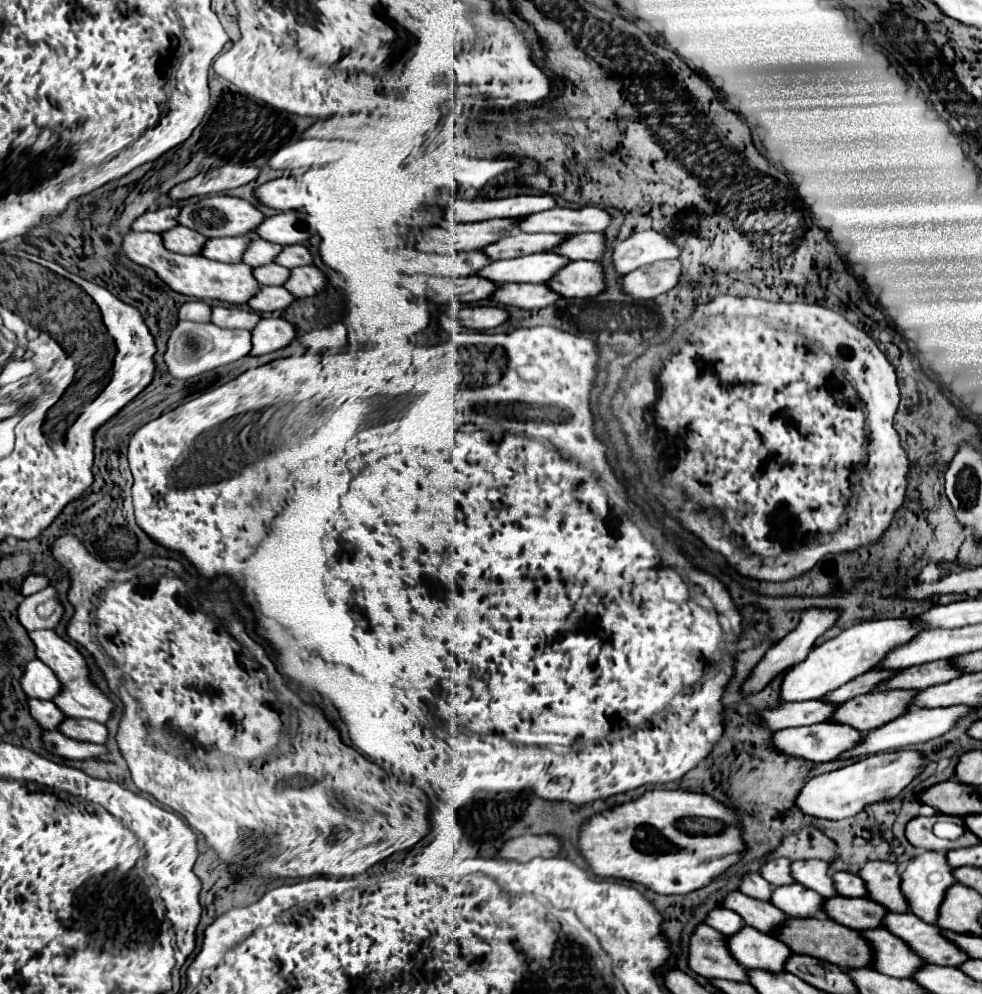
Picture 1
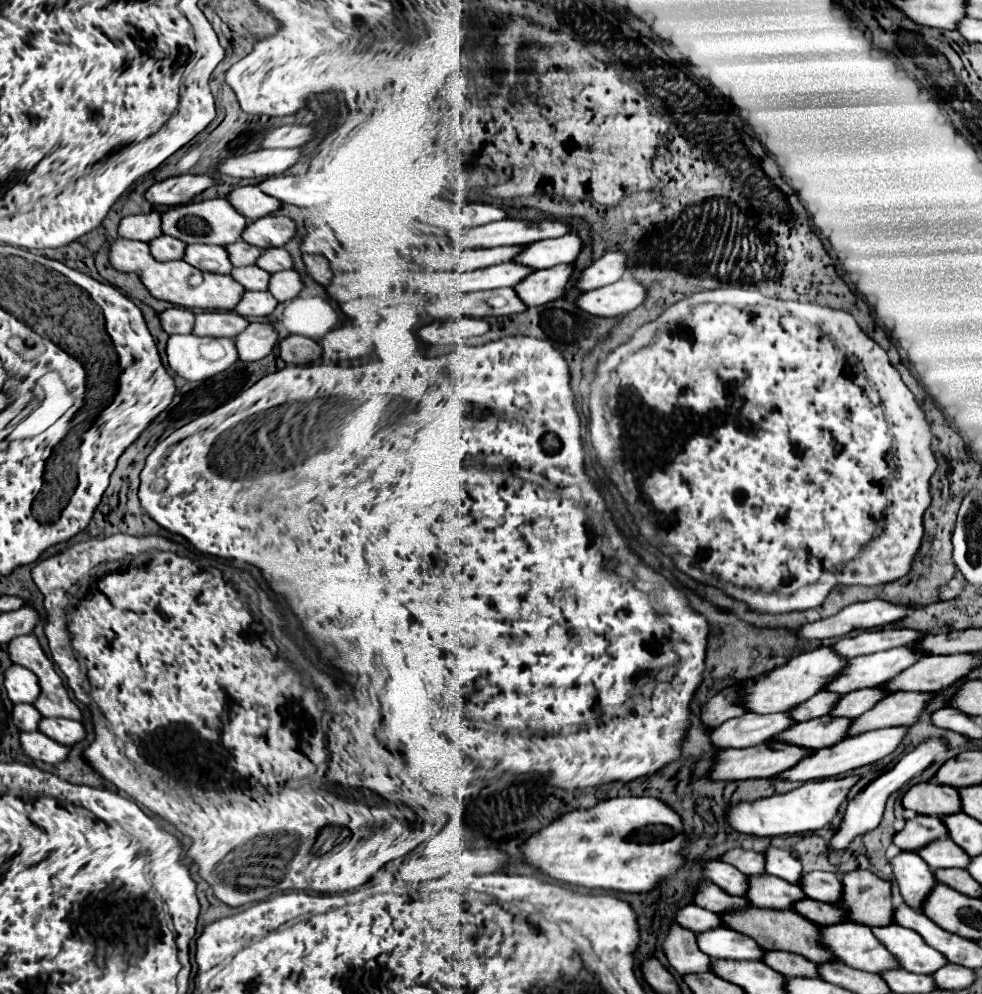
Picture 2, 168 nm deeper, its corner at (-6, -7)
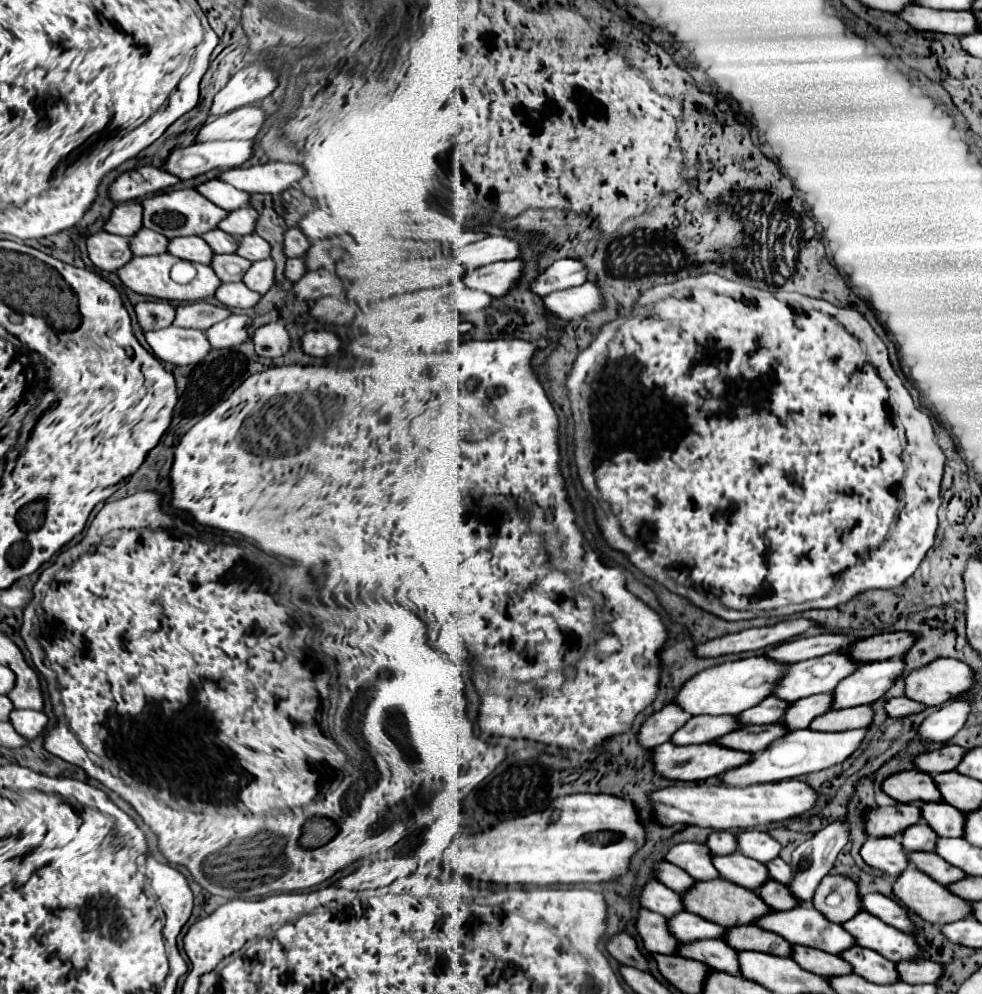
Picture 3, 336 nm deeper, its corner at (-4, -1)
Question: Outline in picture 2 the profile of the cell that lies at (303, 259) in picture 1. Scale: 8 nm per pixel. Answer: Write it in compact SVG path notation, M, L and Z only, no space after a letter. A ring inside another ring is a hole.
M268 248L268 250L264 250L262 258L258 258L258 266L272 274L272 272L292 268L292 258L284 248Z

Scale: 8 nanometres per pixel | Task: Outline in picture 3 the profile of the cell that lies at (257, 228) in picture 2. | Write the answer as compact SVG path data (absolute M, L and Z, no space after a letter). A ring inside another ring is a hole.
M246 206L244 210L234 210L228 214L228 218L224 218L224 222L220 222L220 230L234 234L234 236L248 236L254 234L258 224L258 212L250 206Z

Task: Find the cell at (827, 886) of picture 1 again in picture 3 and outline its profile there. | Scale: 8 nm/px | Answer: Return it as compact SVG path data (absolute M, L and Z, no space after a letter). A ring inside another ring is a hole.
M746 830L746 832L740 832L736 836L738 840L738 850L748 856L748 858L754 858L762 864L768 864L772 862L774 858L778 858L780 854L780 842L776 842L772 836L768 836L766 832L758 832L758 830Z

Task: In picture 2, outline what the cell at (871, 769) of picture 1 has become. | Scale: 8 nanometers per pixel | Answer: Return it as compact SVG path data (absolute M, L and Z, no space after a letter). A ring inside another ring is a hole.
M856 776L840 778L840 780L822 780L822 782L804 782L802 786L774 794L768 798L758 798L754 802L734 802L726 810L726 820L732 830L744 832L760 832L752 836L786 836L786 834L808 834L820 828L806 828L806 826L828 826L832 818L838 814L840 804L844 802L848 790L858 782Z

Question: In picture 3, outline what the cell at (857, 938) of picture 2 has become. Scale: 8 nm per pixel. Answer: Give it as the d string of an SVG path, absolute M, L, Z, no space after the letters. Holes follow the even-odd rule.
M798 906L796 910L788 910L788 912L776 912L776 914L770 914L766 920L762 918L758 922L760 928L766 928L770 932L776 932L780 934L782 938L786 938L788 942L792 944L800 944L800 946L810 946L810 948L820 948L824 952L830 952L830 954L842 954L844 950L856 946L856 940L850 932L844 930L844 926L836 924L836 922L830 922L828 918L824 918L824 914L818 914L816 908L804 908L804 906Z

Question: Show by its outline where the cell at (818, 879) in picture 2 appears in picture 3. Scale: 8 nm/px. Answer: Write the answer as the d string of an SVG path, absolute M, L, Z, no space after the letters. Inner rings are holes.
M778 858L776 862L772 862L772 864L768 864L768 872L772 874L772 878L774 880L778 880L778 882L782 882L782 884L788 884L790 880L792 880L792 870L790 870L790 866L782 860L782 858Z

